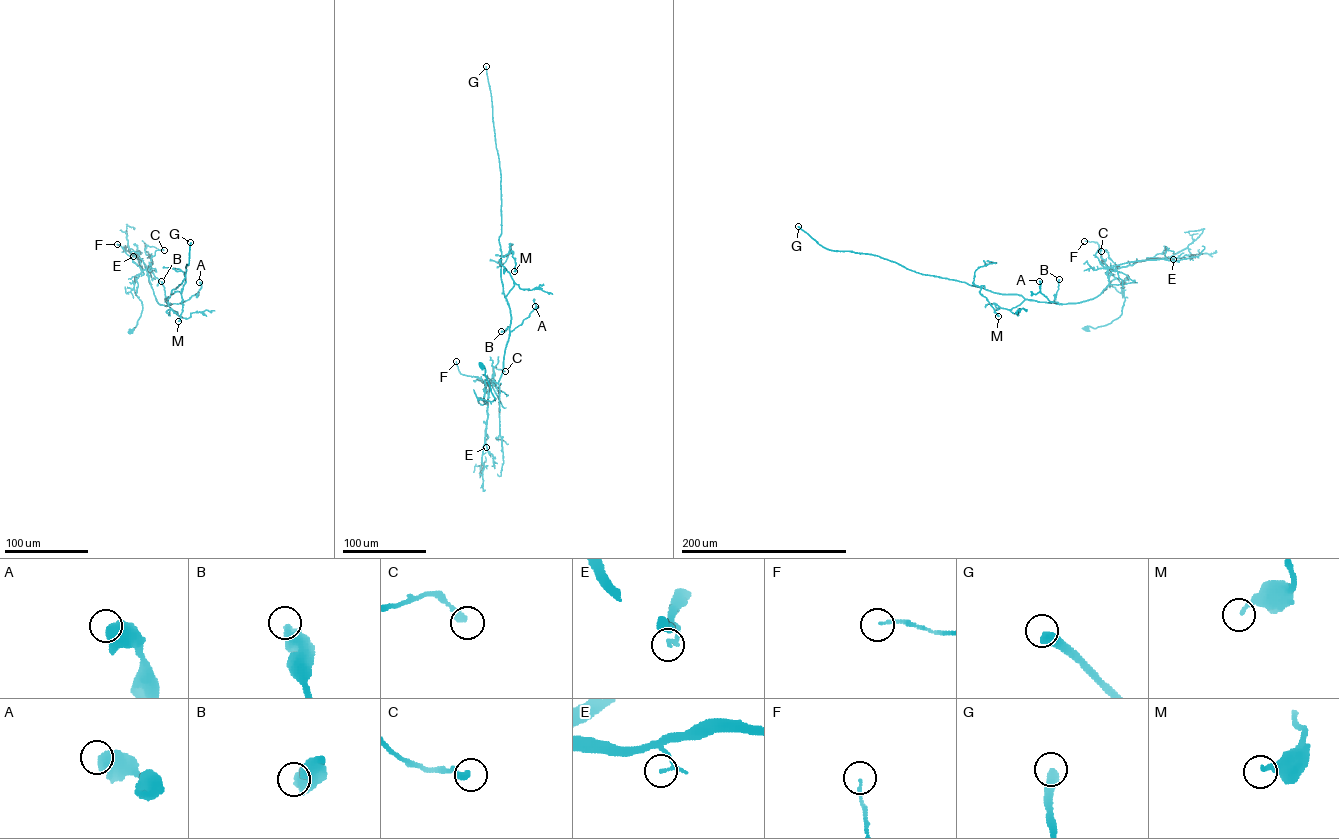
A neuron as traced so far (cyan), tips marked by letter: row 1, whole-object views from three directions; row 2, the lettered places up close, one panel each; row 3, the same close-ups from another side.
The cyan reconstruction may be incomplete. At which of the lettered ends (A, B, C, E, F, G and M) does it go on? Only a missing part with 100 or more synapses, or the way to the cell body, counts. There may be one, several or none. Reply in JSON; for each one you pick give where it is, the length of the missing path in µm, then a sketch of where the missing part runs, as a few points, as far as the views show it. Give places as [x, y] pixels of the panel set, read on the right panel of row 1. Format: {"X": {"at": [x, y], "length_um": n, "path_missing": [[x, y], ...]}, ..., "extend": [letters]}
{"G": {"at": [798, 226], "length_um": 450}, "extend": ["G"]}

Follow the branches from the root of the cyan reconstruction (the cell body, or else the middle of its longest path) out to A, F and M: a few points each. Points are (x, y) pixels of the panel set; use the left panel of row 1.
A: (130, 332), (142, 310), (134, 286), (143, 269), (157, 302), (164, 305), (189, 299), (200, 288), (199, 282)
F: (130, 332), (142, 309), (134, 289), (141, 270), (117, 244)
M: (130, 332), (142, 310), (134, 286), (143, 269), (160, 304), (171, 305), (170, 295), (181, 293), (178, 321)

